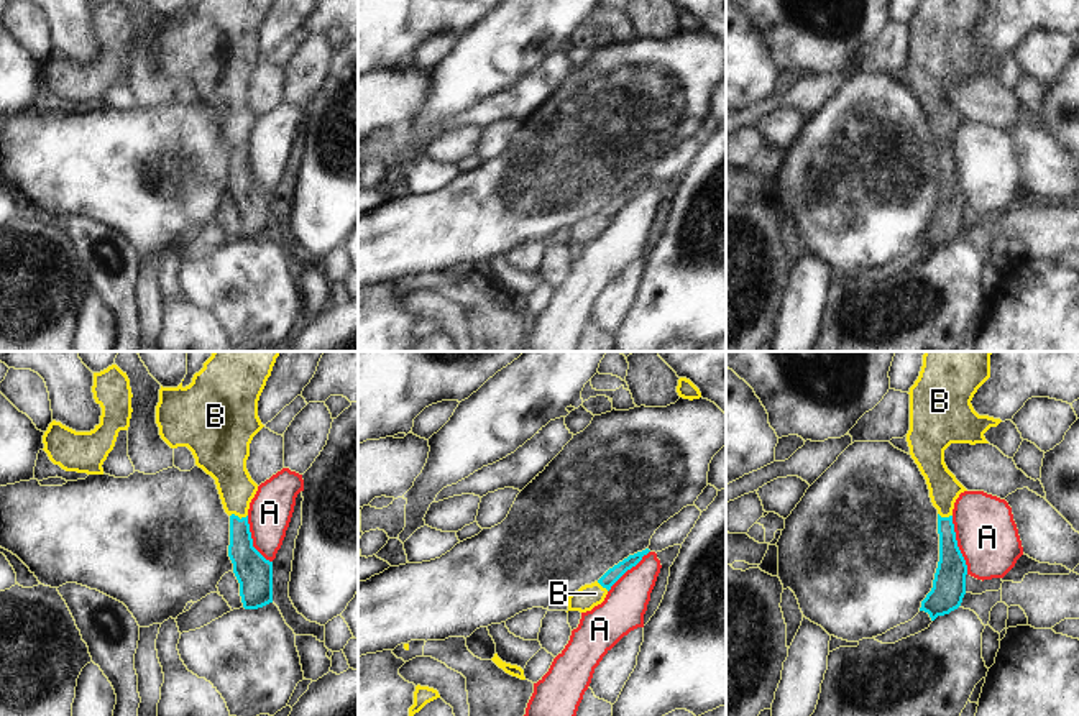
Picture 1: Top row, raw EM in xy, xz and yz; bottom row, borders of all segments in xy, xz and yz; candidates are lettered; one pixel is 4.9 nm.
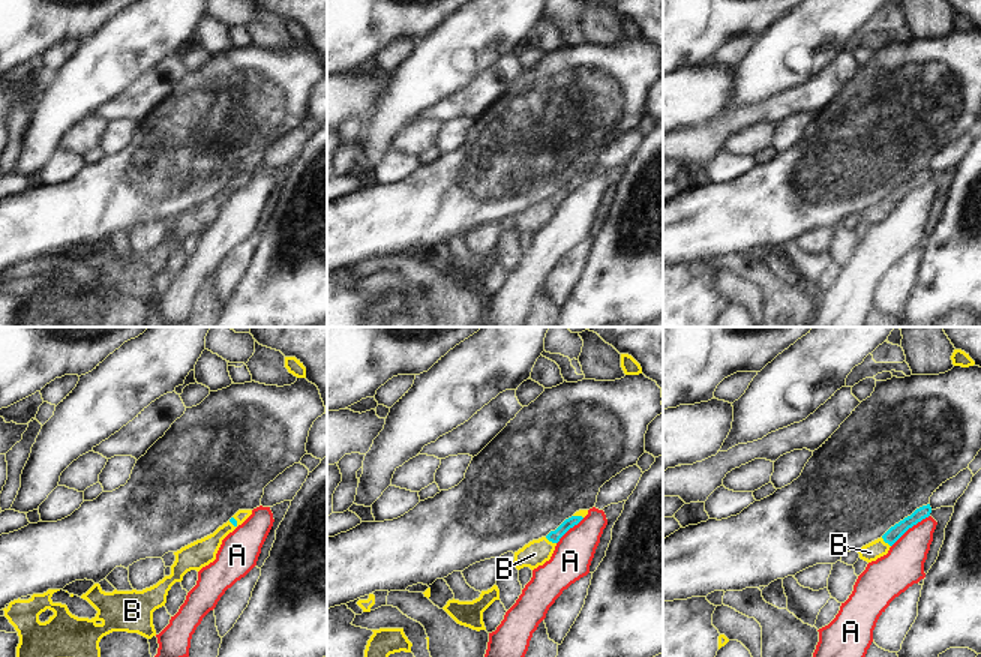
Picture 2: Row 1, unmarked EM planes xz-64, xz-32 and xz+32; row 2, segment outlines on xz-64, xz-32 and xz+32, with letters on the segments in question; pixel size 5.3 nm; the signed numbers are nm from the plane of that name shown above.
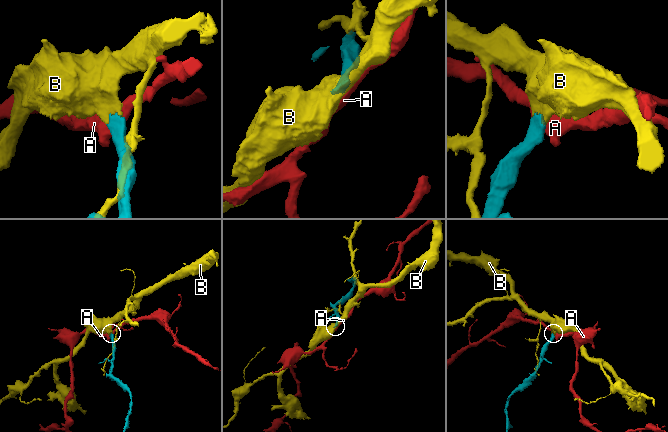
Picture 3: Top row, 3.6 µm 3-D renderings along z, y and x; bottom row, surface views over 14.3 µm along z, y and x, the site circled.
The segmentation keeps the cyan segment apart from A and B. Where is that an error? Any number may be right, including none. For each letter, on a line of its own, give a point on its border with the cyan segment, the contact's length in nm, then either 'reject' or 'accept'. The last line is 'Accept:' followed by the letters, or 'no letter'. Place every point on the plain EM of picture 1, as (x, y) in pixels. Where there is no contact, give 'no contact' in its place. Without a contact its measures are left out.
A: yz (956, 178) | 300 nm | reject
B: xy (237, 148) | 90 nm | accept
Accept: B

